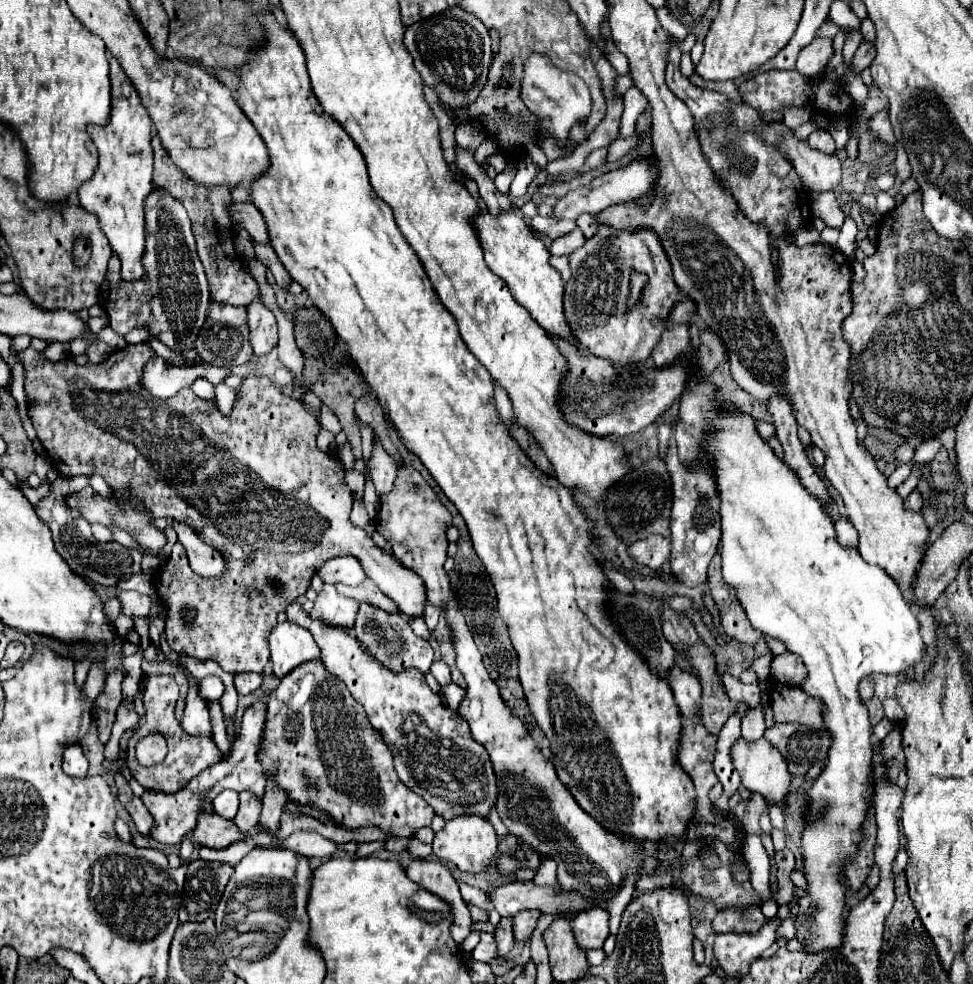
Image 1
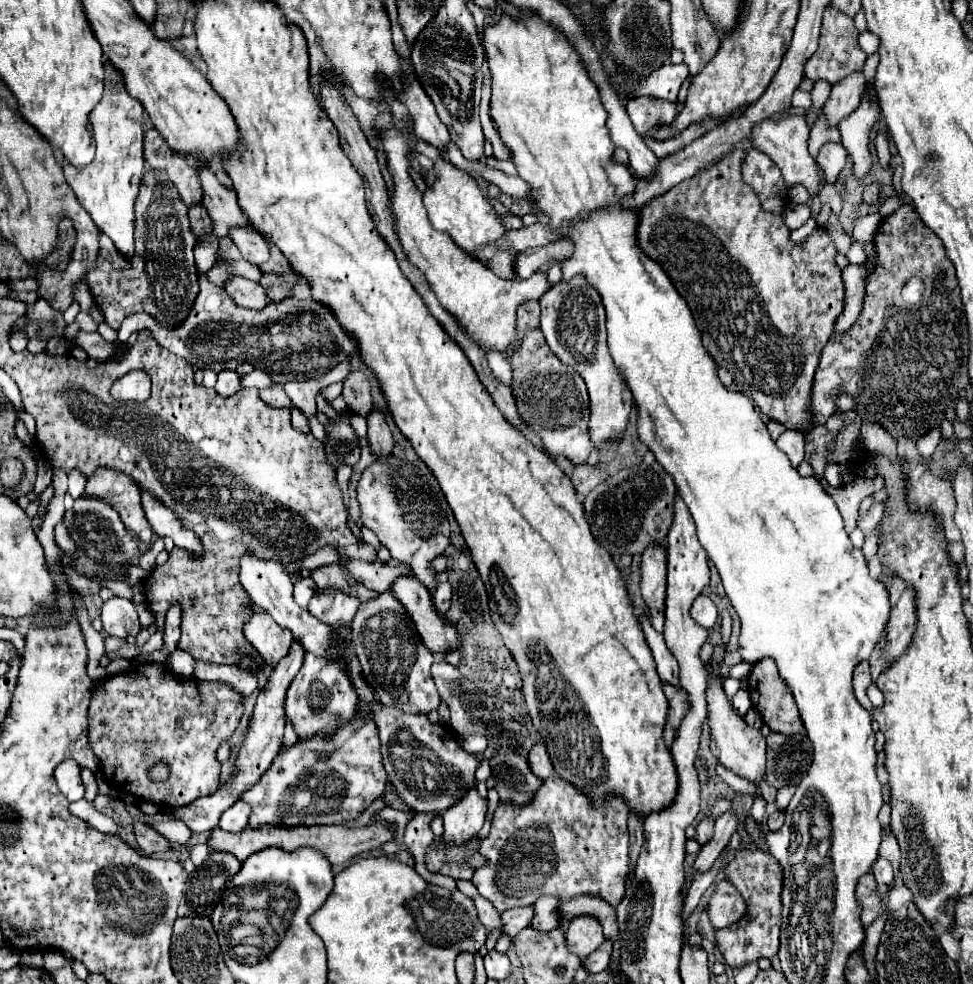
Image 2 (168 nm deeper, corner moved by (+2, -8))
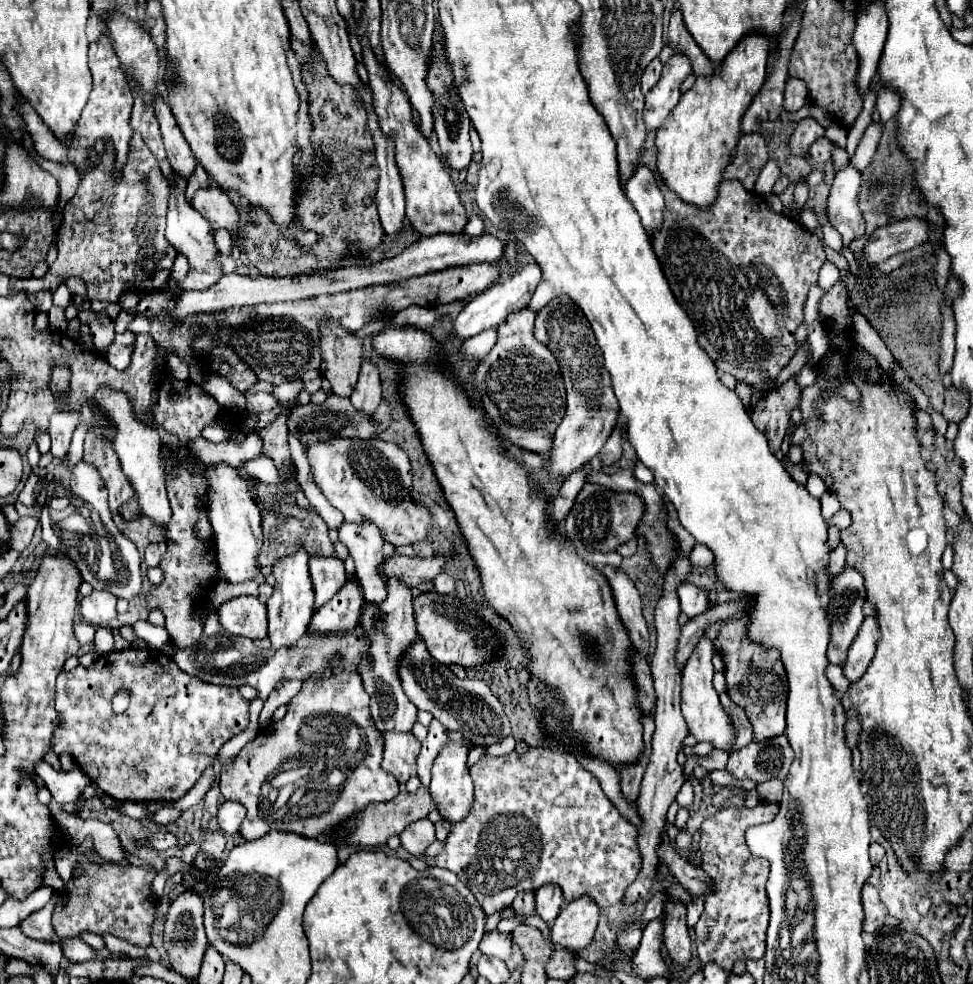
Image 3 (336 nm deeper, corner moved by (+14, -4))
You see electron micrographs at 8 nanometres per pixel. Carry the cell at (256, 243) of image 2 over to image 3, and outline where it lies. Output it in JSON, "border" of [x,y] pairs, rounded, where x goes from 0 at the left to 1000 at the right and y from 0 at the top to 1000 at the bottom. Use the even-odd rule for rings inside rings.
{"border":[[[217,186],[215,192],[202,192],[202,196],[198,198],[198,210],[215,227],[223,227],[223,231],[246,231],[246,216],[242,208],[233,200],[233,196],[227,190],[223,190],[223,186]]]}

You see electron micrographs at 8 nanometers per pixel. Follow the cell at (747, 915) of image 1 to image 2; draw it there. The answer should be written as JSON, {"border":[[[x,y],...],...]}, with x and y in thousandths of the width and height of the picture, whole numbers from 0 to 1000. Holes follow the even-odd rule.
{"border":[[[739,895],[731,916],[729,916],[729,934],[735,946],[760,938],[768,930],[768,918],[762,908],[749,895]]]}

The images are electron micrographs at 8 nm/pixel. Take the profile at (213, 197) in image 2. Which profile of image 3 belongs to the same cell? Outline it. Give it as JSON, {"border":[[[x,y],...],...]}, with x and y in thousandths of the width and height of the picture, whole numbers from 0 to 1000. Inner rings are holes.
{"border":[[[168,99],[159,101],[159,119],[163,123],[165,129],[165,139],[168,139],[168,147],[172,153],[172,162],[178,170],[180,176],[186,176],[188,180],[196,180],[202,164],[194,151],[194,145],[190,143],[172,103]]]}

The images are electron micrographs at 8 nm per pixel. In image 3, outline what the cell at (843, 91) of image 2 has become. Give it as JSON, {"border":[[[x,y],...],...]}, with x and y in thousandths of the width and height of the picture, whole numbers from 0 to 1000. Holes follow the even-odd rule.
{"border":[[[827,119],[825,123],[819,125],[815,137],[811,139],[811,151],[813,151],[813,158],[817,160],[827,160],[831,149],[836,147],[838,141],[846,139],[848,131],[834,119]]]}

